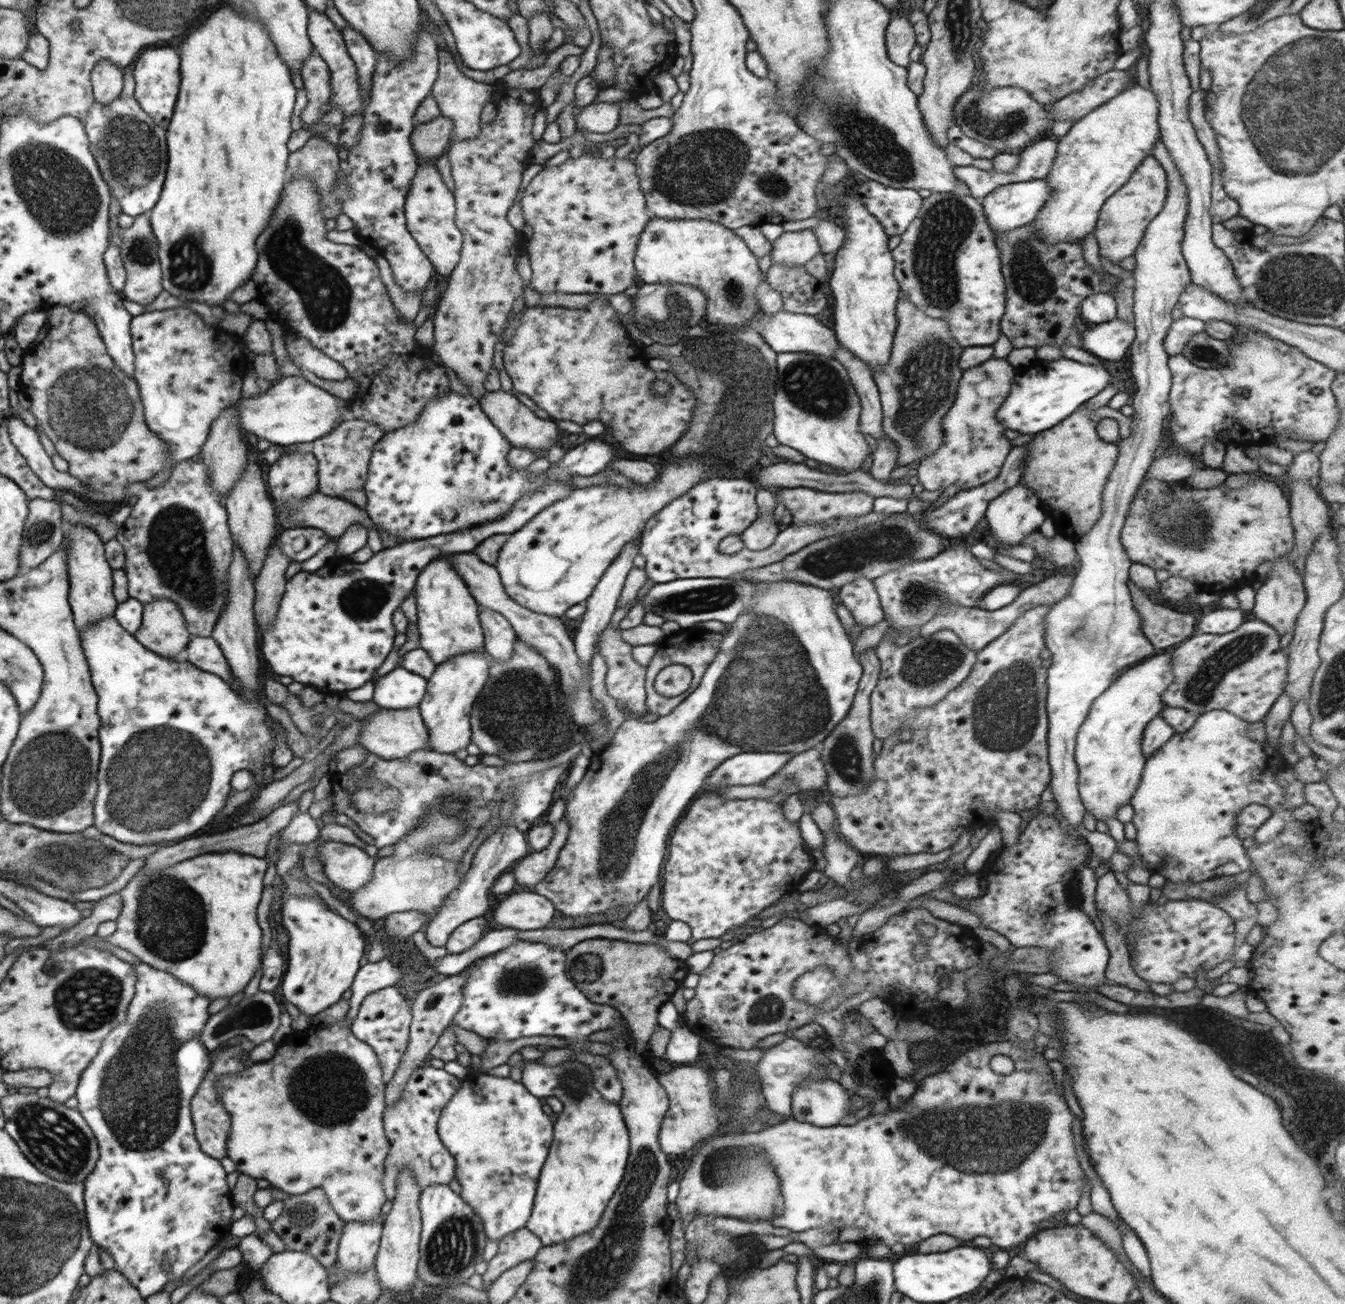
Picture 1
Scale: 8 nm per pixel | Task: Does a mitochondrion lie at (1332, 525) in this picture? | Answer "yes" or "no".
no

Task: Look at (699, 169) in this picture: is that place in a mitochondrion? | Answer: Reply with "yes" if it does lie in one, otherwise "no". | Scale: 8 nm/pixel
yes

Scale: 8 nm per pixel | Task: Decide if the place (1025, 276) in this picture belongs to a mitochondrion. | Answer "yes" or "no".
yes

